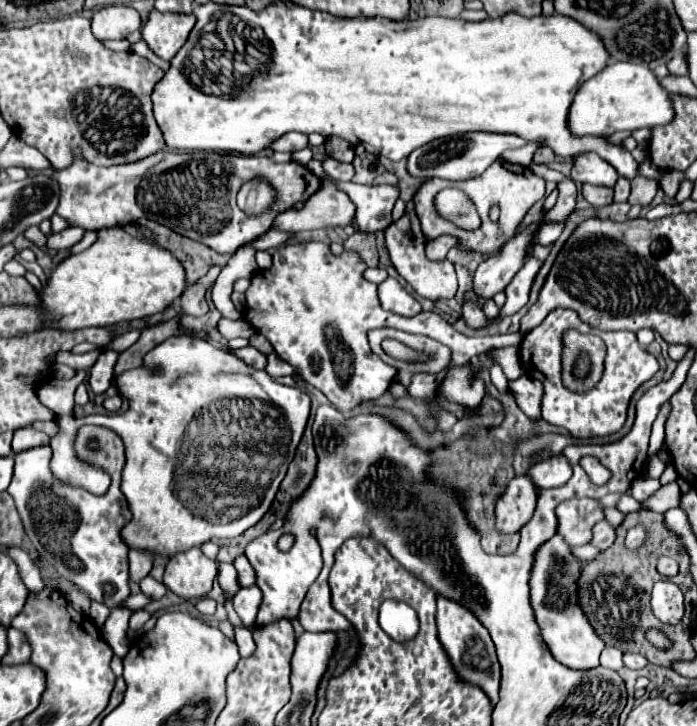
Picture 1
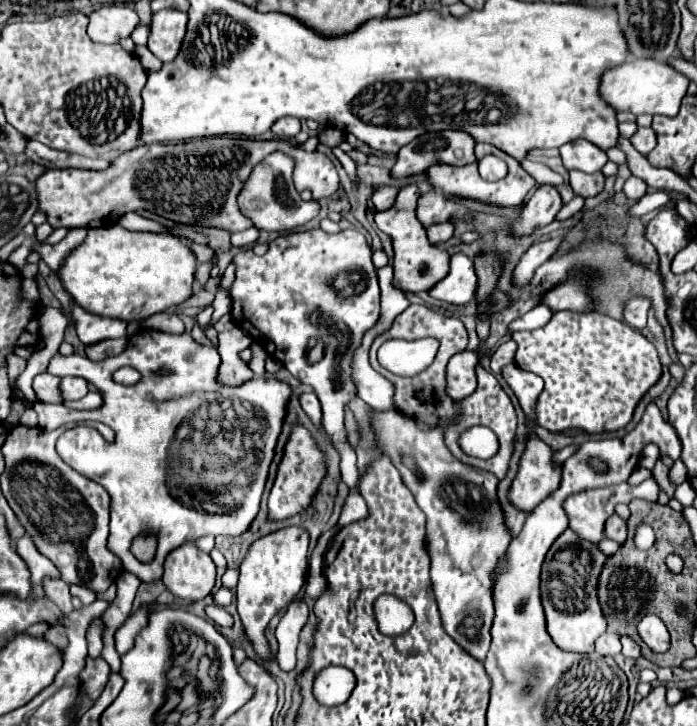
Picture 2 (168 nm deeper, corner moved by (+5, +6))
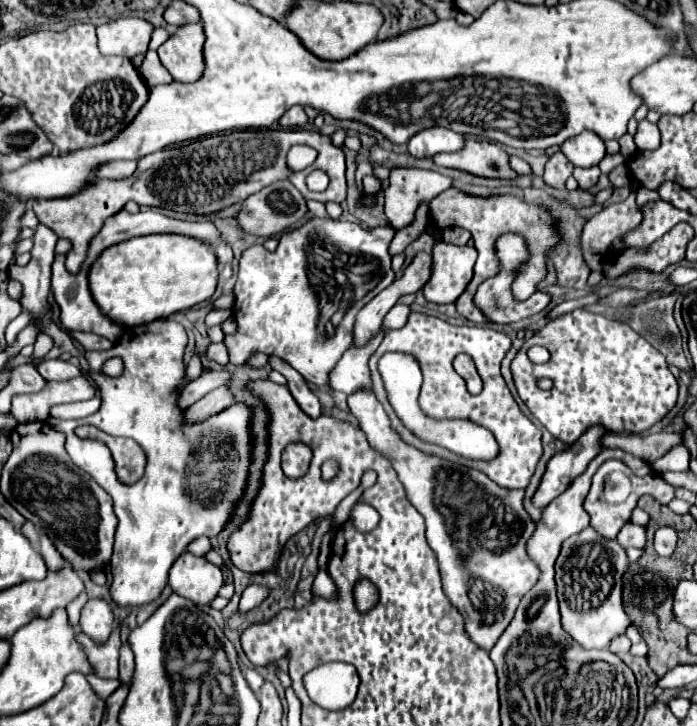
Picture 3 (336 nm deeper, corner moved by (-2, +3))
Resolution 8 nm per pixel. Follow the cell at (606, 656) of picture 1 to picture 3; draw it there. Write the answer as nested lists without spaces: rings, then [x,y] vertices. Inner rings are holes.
[[[618,635],[618,637],[612,639],[612,643],[610,643],[608,649],[610,649],[612,653],[626,653],[626,651],[630,649],[630,645],[632,645],[632,643],[628,641],[626,635]]]

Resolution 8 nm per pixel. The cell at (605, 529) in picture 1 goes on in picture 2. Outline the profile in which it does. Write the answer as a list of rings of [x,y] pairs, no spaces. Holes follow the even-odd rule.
[[[613,514],[611,518],[607,518],[607,522],[605,522],[605,536],[607,536],[609,540],[615,540],[615,542],[623,544],[625,538],[627,538],[625,520],[621,520],[617,514]]]

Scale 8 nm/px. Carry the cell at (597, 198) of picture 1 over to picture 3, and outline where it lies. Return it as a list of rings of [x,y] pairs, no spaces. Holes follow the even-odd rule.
[[[574,167],[572,177],[578,181],[580,189],[584,189],[584,191],[586,191],[586,189],[590,189],[590,187],[598,181],[598,177],[600,177],[600,169],[598,169],[598,167],[588,167],[588,169]]]

